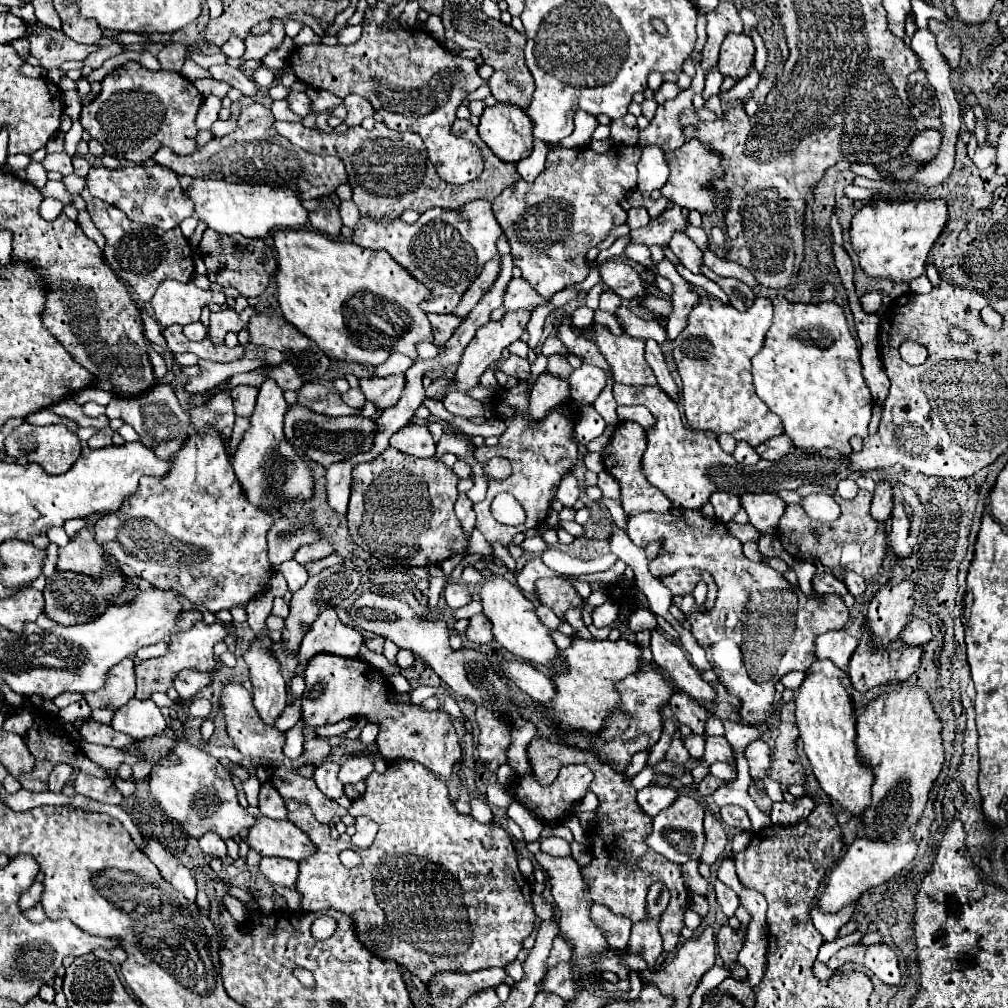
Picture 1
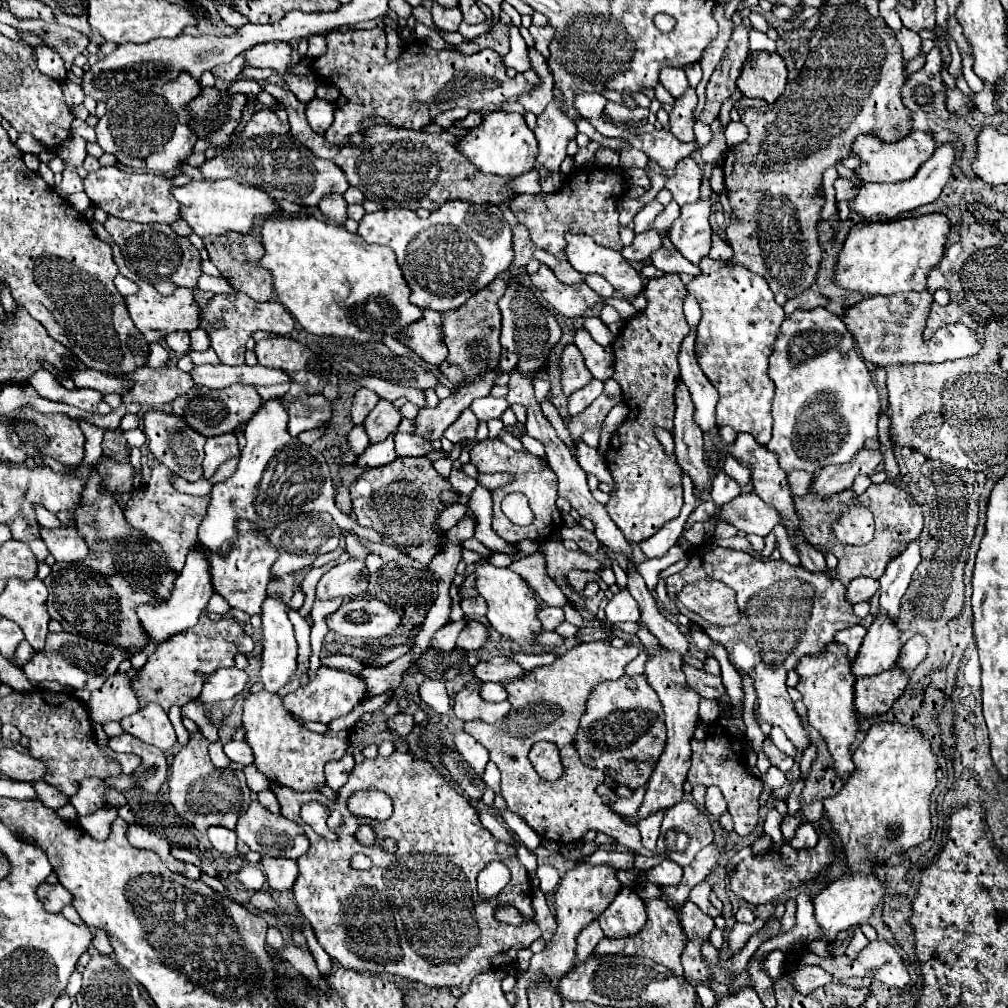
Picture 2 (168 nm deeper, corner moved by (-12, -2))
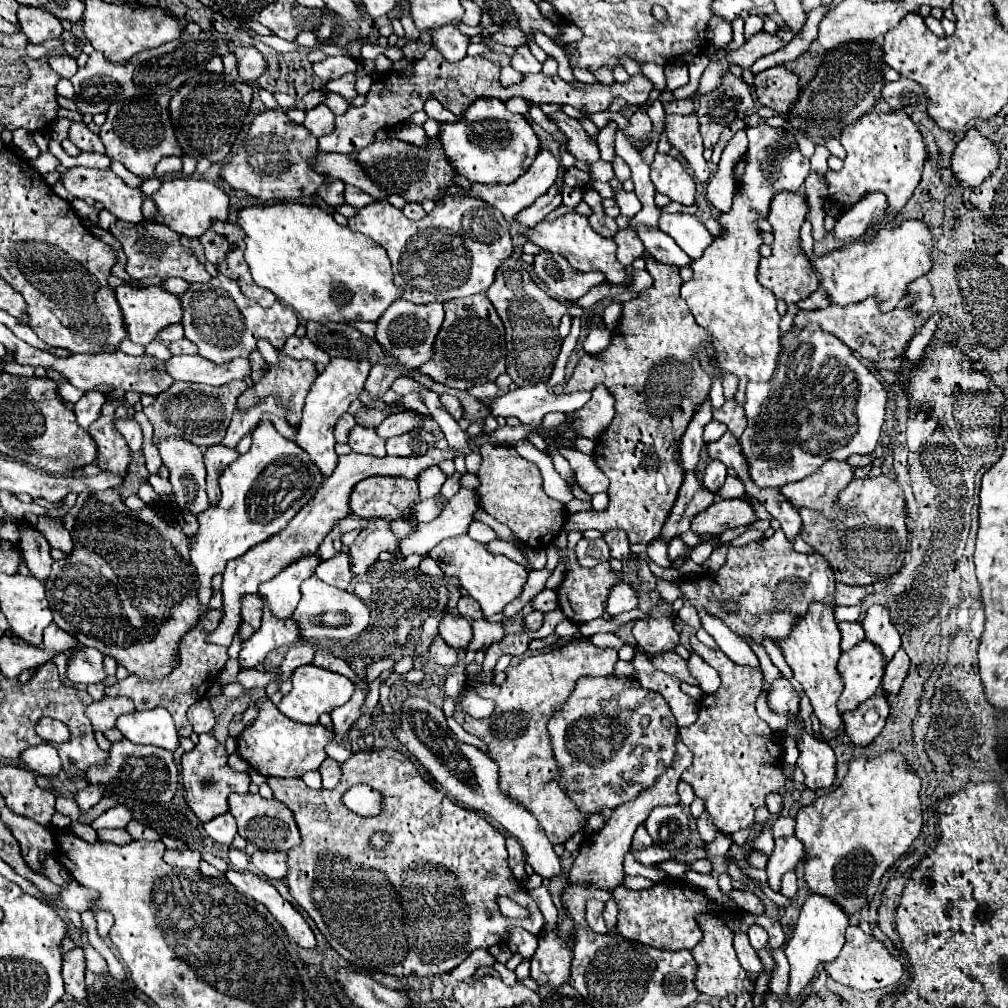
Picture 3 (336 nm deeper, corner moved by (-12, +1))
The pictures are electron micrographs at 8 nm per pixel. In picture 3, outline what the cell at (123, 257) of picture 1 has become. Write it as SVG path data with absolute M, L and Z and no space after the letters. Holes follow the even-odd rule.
M116 220L108 230L122 242L124 254L128 258L126 272L136 280L146 276L160 276L164 280L172 276L180 276L188 282L210 282L212 278L204 268L204 264L194 254L184 250L184 246L180 244L180 236L174 234L174 230L170 230L164 224L154 224L154 222L130 224L130 222Z

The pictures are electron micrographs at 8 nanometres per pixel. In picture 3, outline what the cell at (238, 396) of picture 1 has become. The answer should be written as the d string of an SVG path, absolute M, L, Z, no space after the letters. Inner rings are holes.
M232 380L224 386L208 386L208 384L192 384L192 382L176 382L170 390L162 392L156 402L144 408L144 414L154 426L154 444L158 438L166 438L170 434L178 434L188 442L194 442L202 448L222 442L226 436L226 428L236 410L238 396L246 390L244 380Z

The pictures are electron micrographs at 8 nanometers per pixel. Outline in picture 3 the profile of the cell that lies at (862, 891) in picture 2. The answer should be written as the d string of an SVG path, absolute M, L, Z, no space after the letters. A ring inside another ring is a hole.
M810 894L806 902L802 904L800 918L794 930L792 940L786 944L786 956L790 962L790 986L788 996L790 1000L796 1000L800 990L808 986L808 982L818 974L818 968L830 960L834 960L842 946L844 946L844 932L850 926L848 914L830 898L820 894Z

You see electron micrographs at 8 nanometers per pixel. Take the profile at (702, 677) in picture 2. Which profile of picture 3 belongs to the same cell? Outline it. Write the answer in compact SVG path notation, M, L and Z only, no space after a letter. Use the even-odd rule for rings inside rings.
M662 652L662 654L658 654L658 658L652 658L652 664L658 670L678 678L680 682L688 682L688 684L694 684L694 686L698 684L698 680L690 674L686 660L680 658L676 652Z

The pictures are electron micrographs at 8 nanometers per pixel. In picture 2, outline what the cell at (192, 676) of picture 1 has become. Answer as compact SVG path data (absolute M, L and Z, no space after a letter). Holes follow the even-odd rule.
M236 667L218 669L216 673L208 675L204 683L206 685L200 693L200 701L204 705L210 705L210 703L224 701L224 699L232 699L238 693L242 693L248 683L248 675L246 675L246 671L240 671Z

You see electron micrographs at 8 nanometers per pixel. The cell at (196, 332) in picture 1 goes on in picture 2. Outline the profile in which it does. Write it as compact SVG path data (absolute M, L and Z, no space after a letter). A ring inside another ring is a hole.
M202 329L190 331L190 349L192 351L206 351L206 349L210 349L210 341L208 341L206 331L202 331Z

